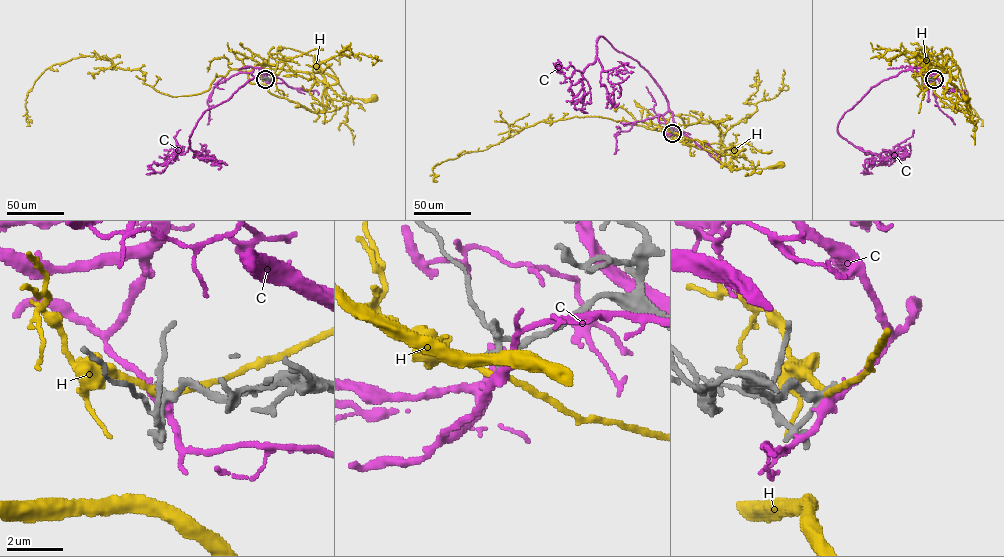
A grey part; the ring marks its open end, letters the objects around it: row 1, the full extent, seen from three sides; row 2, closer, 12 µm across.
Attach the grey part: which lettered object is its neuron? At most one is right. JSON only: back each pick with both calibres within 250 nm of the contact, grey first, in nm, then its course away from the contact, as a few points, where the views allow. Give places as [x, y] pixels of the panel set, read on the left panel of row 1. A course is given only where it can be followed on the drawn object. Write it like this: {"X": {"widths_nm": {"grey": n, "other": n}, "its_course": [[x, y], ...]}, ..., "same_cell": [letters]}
{"same_cell": []}

